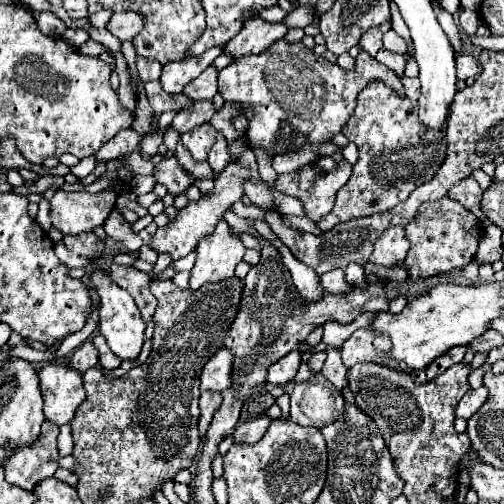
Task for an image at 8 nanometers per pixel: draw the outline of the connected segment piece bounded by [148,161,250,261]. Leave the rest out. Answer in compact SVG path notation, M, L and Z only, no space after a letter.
M230 161L224 171L220 173L220 177L216 179L216 187L214 191L208 195L208 197L202 197L198 203L190 203L186 209L182 209L178 213L178 217L174 221L170 221L166 227L160 227L158 233L154 235L152 243L148 245L150 249L154 249L156 253L170 253L172 259L182 259L186 257L190 251L196 249L196 243L204 237L204 235L212 235L212 231L215 230L220 217L228 211L228 207L236 201L242 199L244 195L244 189L242 189L242 183L250 179L250 169L240 165L238 161Z

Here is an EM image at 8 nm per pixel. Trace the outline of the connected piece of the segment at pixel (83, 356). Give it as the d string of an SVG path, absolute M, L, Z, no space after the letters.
M90 339L82 347L78 347L68 361L68 367L76 369L78 373L86 373L88 369L92 369L96 365L98 365L98 351Z

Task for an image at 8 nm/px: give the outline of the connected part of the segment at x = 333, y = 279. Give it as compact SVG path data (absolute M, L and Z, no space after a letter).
M336 269L336 271L330 271L330 273L324 273L320 277L320 283L324 287L326 293L332 293L332 295L338 295L338 293L346 293L352 289L350 283L346 283L344 279L344 271L342 269Z

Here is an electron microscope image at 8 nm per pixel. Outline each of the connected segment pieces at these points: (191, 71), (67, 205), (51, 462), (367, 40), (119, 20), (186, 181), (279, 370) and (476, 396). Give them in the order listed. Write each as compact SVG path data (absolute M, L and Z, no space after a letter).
M224 45L216 46L206 50L200 56L180 59L180 61L164 65L162 77L160 77L162 89L166 93L182 93L186 83L196 79L202 71L212 65L212 61L222 53L223 48Z
M57 190L50 199L52 227L64 235L92 231L104 223L104 219L116 205L116 199L118 199L116 191L88 195L84 191L67 193L64 190Z
M45 420L36 443L30 443L28 447L16 447L12 459L4 463L6 481L32 491L36 483L52 477L59 467L58 435L59 427Z
M390 23L368 29L368 31L362 35L362 39L360 39L360 47L362 47L370 57L376 57L376 53L382 49L382 35L384 35L388 29L392 29Z
M122 11L122 13L114 13L112 19L106 23L106 29L118 37L120 41L132 41L136 37L136 31L140 31L144 27L144 19L138 13L132 11Z
M168 157L168 159L164 159L160 165L156 165L154 177L156 177L158 183L162 183L162 185L168 187L168 191L172 193L172 197L178 197L178 195L186 193L188 187L194 183L192 175L186 173L186 171L178 165L176 157Z
M298 349L290 351L288 355L284 355L284 359L276 361L268 369L268 383L272 383L272 385L284 385L284 383L294 381L300 363L302 363L302 353Z
M482 385L480 389L470 389L458 403L456 407L456 417L464 417L470 419L488 399L488 389Z

